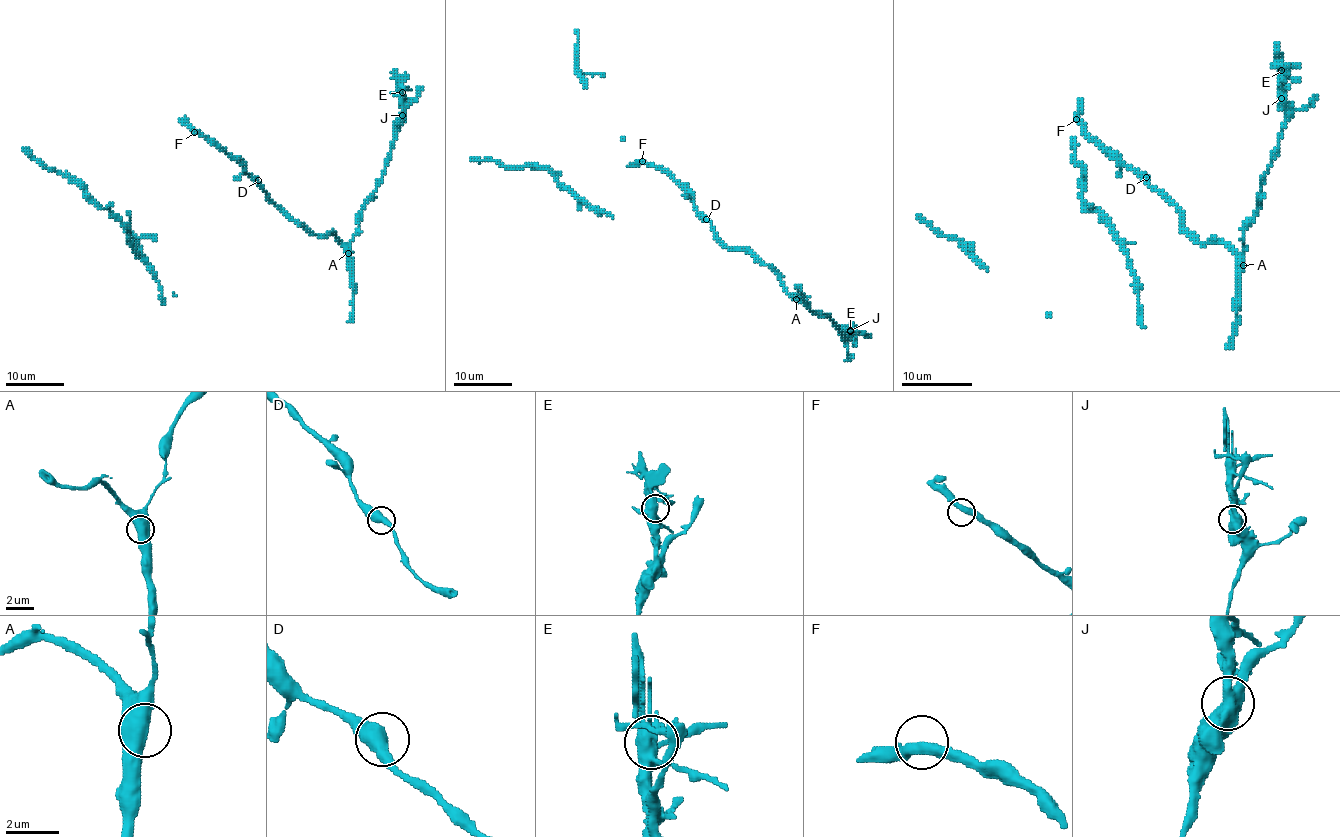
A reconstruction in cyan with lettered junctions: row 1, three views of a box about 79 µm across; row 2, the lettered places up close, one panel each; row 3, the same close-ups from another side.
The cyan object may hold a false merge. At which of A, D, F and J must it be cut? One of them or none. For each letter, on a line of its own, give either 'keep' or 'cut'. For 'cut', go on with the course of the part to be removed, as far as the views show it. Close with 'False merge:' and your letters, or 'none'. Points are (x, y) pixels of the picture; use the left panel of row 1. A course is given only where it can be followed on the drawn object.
A: keep
D: keep
F: keep
J: cut; course (402, 115), (402, 92), (407, 90), (404, 88)
False merge: J

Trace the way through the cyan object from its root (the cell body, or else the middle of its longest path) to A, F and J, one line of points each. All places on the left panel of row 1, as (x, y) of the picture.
A: (257, 183), (277, 206), (315, 234), (332, 234), (348, 253)
F: (257, 183), (219, 146), (194, 132)
J: (257, 183), (277, 206), (315, 234), (332, 234), (348, 244), (357, 232), (365, 201), (383, 174), (402, 115)

